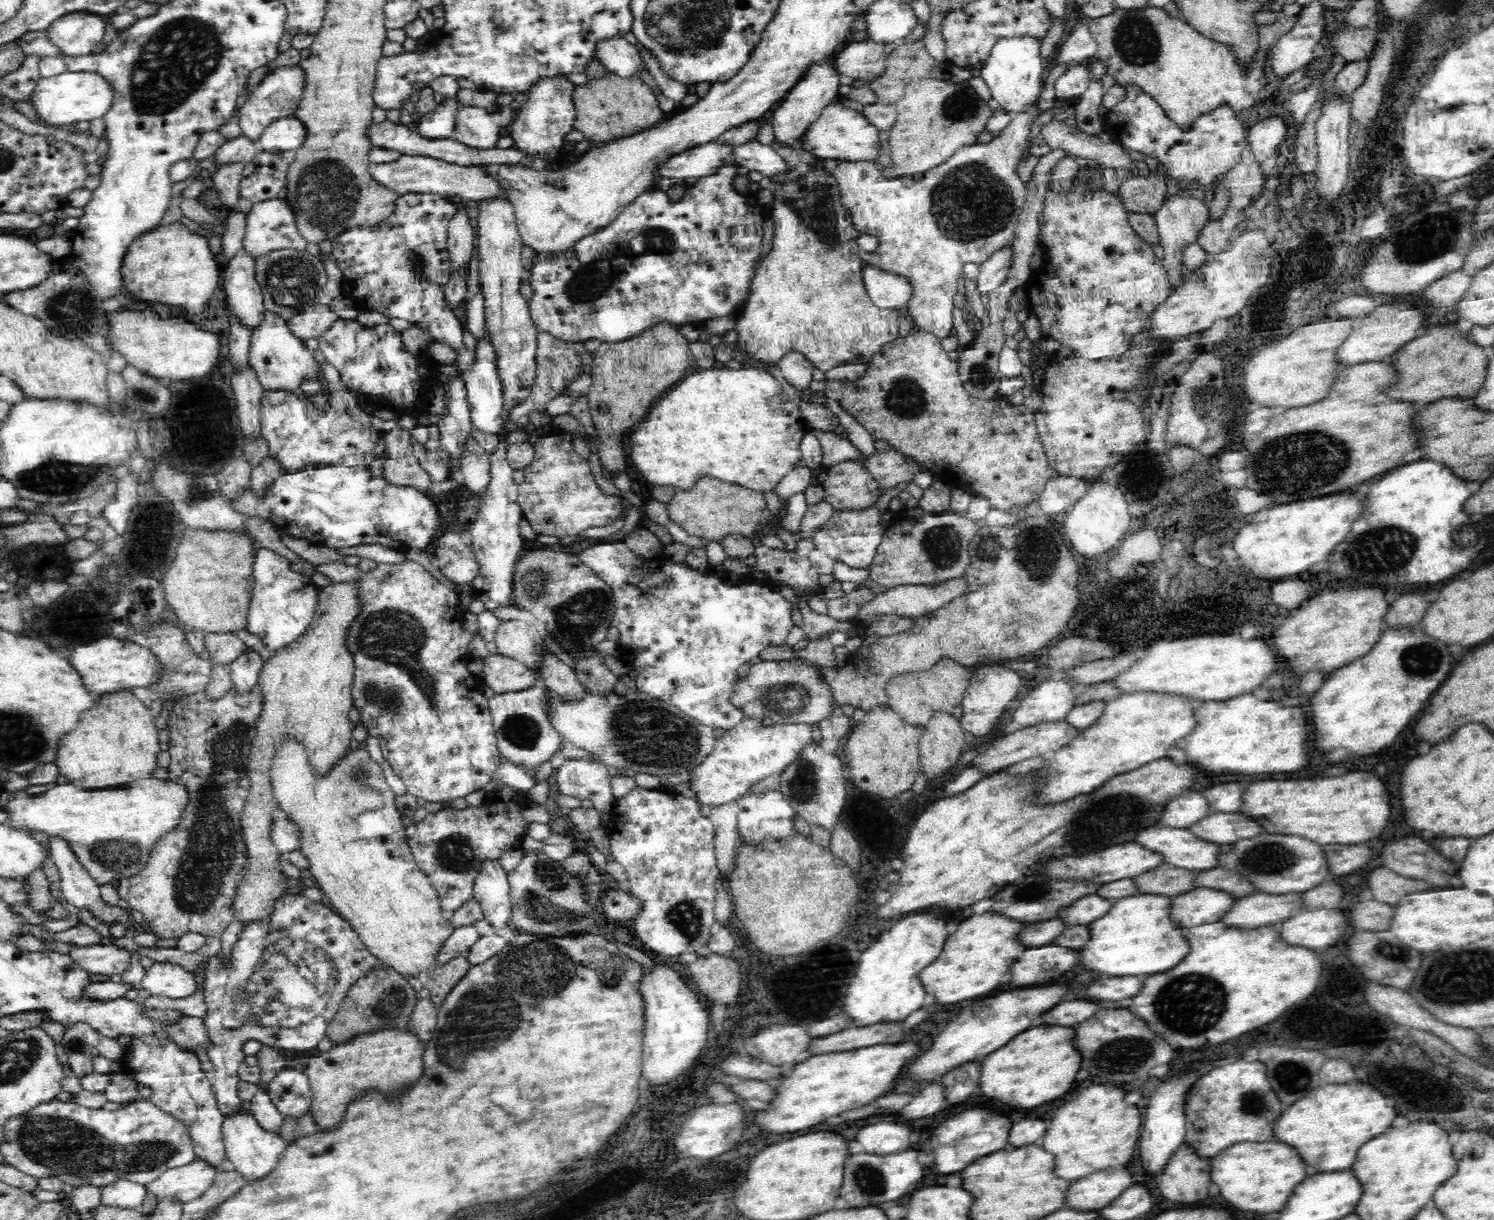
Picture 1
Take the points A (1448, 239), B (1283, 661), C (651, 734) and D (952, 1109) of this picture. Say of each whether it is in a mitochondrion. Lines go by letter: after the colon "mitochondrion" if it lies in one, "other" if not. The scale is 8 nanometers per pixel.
A: mitochondrion
B: other
C: mitochondrion
D: other

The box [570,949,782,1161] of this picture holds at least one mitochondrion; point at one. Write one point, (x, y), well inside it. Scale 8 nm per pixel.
(608, 974)

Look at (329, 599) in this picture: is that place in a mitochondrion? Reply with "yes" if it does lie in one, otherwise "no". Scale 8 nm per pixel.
no

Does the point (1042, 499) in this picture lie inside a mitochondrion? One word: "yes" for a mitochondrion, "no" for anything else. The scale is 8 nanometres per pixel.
no

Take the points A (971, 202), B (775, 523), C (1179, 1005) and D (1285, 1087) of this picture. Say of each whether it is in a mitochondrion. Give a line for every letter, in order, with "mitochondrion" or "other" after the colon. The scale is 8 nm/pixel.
A: mitochondrion
B: other
C: mitochondrion
D: mitochondrion

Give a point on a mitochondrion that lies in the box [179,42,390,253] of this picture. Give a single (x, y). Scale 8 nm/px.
(325, 195)

